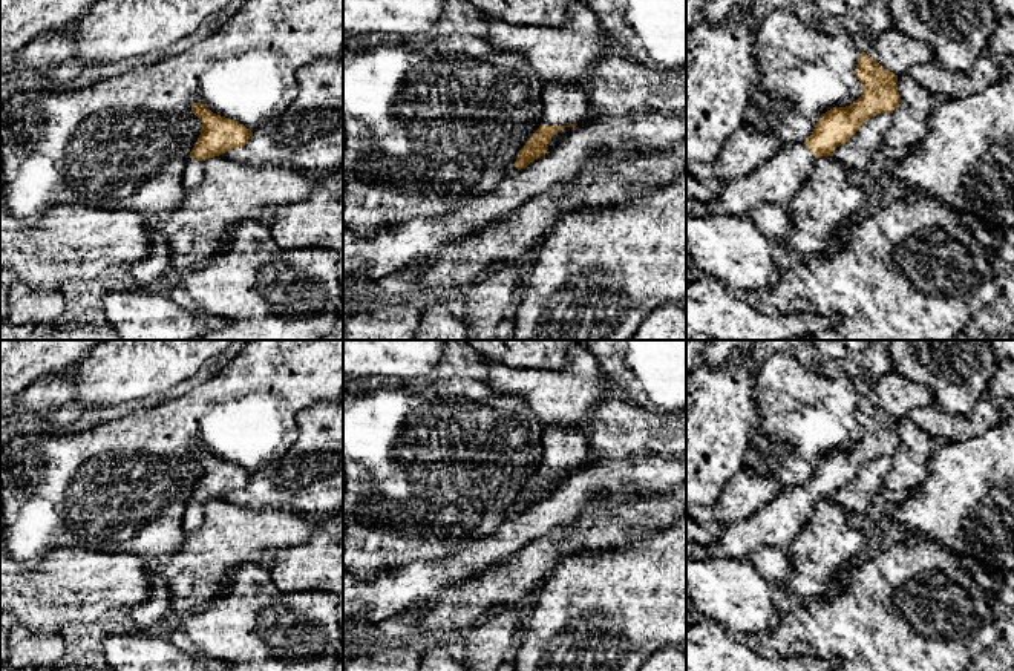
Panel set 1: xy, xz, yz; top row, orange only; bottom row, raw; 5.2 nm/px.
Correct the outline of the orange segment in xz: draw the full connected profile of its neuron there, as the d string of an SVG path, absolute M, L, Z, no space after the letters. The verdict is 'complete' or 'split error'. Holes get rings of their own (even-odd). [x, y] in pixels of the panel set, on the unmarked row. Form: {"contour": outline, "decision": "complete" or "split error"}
{"contour": "M559 426L542 427L542 463L539 472L521 492L515 510L525 512L530 506L547 496L547 487L565 470L576 470L588 457L588 438L584 429Z", "decision": "split error"}

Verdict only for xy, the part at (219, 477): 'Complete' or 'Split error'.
Split error

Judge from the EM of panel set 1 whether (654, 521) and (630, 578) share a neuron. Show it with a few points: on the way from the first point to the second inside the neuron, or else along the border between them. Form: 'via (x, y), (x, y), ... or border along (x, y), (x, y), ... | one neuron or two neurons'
border along (670, 523), (645, 536), (611, 546) | two neurons

